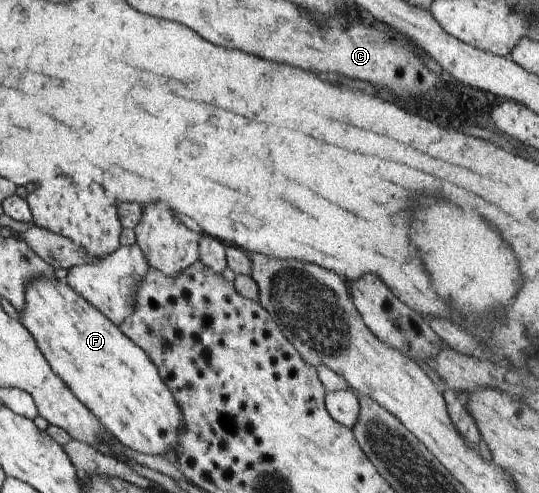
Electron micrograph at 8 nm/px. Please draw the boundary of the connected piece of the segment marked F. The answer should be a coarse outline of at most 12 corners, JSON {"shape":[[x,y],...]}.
{"shape":[[56,277],[20,323],[124,447],[184,429],[147,353]]}

